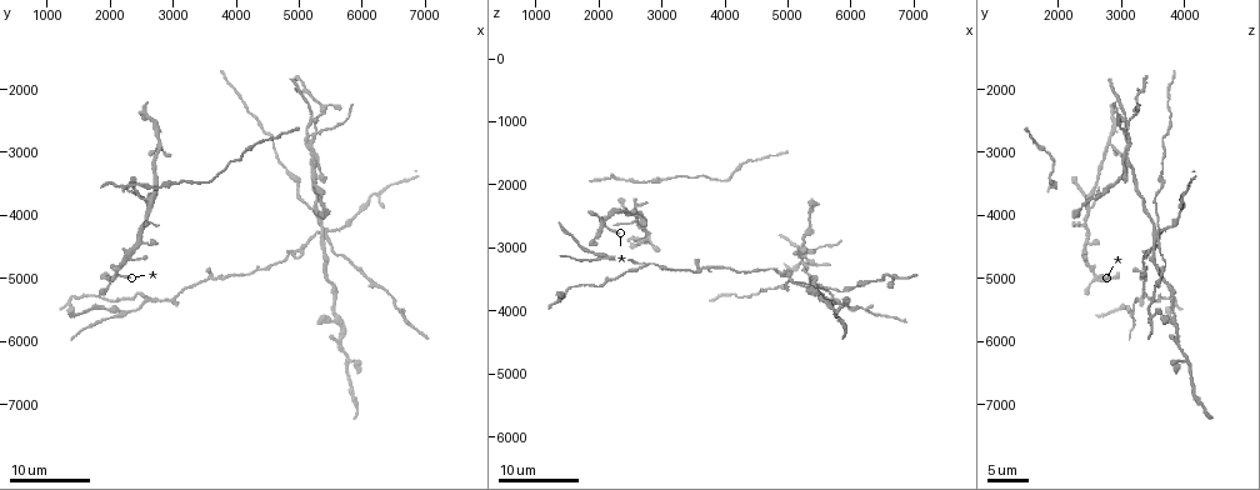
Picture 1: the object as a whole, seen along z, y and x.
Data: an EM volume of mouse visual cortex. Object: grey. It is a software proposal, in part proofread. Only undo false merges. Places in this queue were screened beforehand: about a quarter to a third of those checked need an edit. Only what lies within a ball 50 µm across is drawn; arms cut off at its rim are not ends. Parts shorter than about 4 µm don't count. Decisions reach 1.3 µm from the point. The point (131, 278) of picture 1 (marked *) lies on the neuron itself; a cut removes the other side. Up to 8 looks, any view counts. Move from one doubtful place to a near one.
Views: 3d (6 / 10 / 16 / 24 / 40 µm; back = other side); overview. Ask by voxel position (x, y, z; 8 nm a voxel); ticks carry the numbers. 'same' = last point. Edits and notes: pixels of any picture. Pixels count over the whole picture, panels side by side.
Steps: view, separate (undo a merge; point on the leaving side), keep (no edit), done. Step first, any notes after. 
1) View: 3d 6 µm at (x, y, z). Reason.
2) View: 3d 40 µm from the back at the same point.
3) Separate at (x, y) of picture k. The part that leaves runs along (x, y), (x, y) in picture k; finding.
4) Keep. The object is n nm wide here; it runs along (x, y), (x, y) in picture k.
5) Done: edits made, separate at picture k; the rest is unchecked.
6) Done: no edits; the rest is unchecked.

View: 3d 16 µm at (2750, 5350, 3300). Side arm on a straight run.

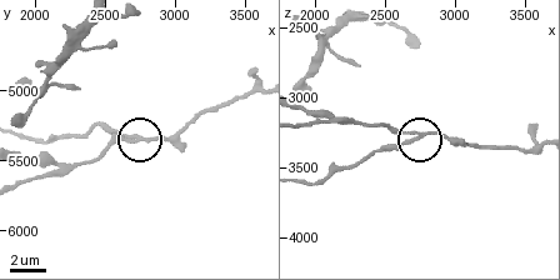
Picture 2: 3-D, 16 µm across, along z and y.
View: 3d 6 µm at (2720, 5340, 3300).

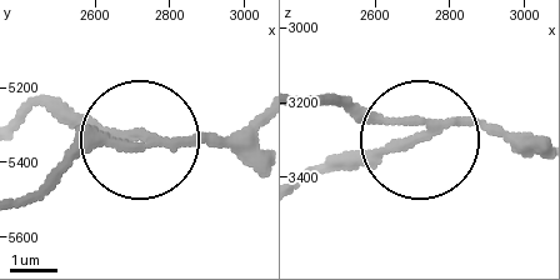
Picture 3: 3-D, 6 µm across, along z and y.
Separate at (369, 150) of picture 3. The object is 160 nm wide here; two neurons meet here.

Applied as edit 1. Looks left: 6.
View: overview. See it whole again.

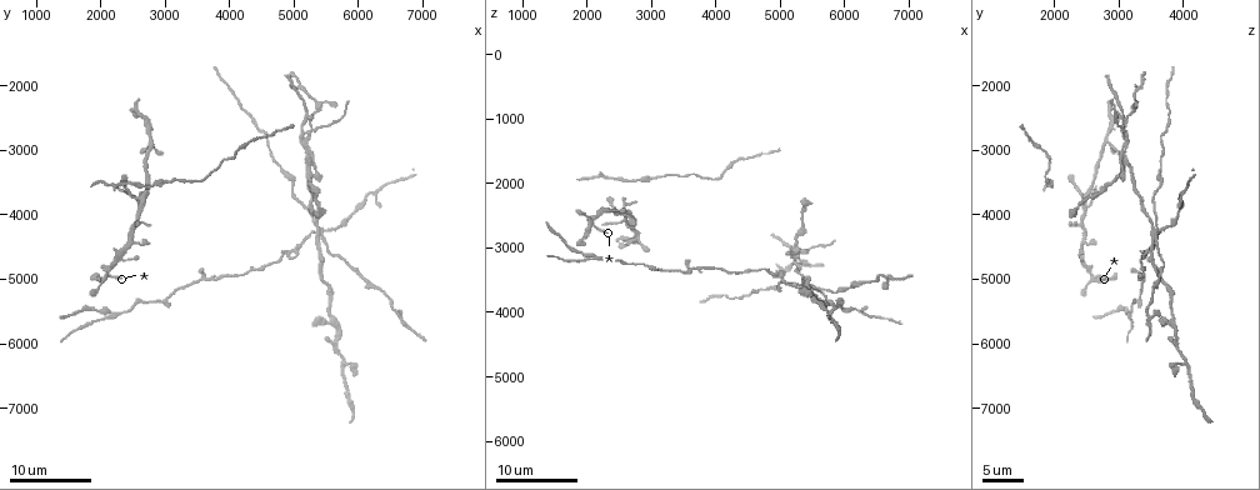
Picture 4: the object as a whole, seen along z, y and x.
View: 3d 24 µm at (2050, 5000, 2600). Four arms meet.

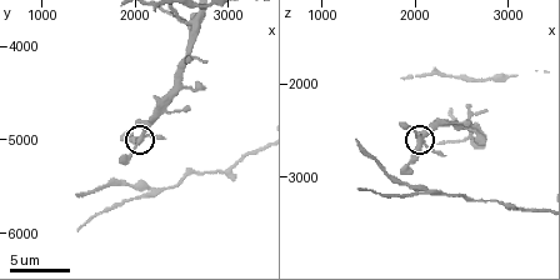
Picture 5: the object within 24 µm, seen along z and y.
View: 3d 10 µm at (2050, 4950, 2600). Closer look.

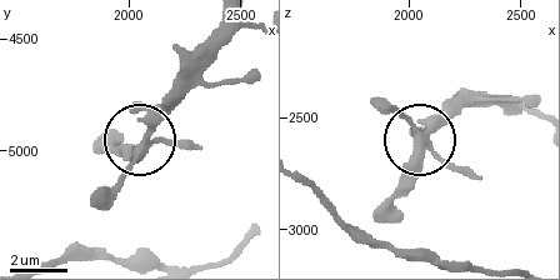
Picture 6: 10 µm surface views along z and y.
View: 3d 10 µm from the back at (2060, 4970, 2580).

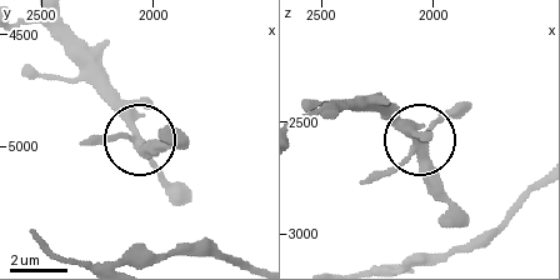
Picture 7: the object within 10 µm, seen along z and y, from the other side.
Keep. It runs along (80, 145), (138, 136), (101, 98) in picture 7; continuous, no second neuron.

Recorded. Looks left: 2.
View: 3d 10 µm at (2100, 5600, 3200). Arms part here.

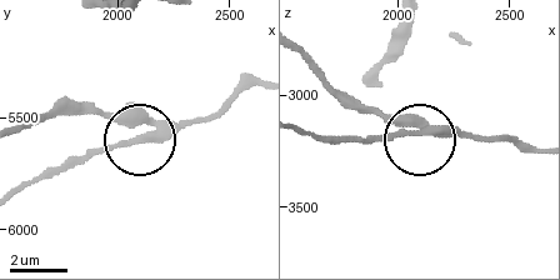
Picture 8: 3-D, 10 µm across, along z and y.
Separate at (111, 118) of picture 8. The part that leaves runs along (154, 119), (44, 111), (20, 124) in picture 8; a second neuron is stuck on.

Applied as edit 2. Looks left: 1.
Done: edits made, separate at picture 3, separate at picture 8; the rest is unchecked.

